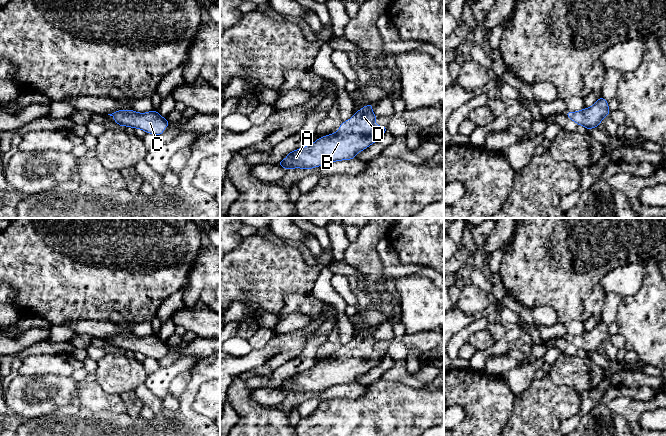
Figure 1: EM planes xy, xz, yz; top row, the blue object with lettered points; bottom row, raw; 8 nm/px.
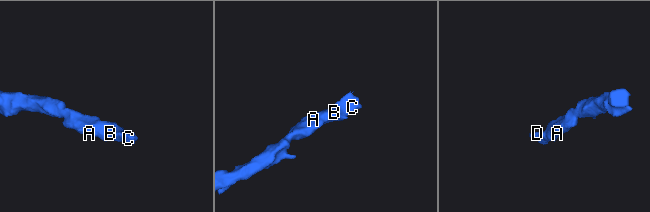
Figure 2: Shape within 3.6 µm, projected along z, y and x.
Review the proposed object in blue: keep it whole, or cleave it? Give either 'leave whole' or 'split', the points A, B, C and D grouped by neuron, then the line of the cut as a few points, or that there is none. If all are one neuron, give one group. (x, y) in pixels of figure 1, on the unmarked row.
leave whole; A B C D; no cut

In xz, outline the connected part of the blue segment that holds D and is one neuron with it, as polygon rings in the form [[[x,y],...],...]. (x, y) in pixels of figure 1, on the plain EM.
[[[374,328],[365,329],[349,344],[343,345],[335,357],[289,376],[278,389],[286,394],[310,394],[336,385],[355,383],[357,377],[374,368],[388,354],[387,350],[374,346],[379,340],[371,335],[373,331]]]

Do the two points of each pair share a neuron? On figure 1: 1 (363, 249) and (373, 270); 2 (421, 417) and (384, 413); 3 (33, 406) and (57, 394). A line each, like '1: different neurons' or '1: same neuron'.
1: same neuron
2: same neuron
3: same neuron

